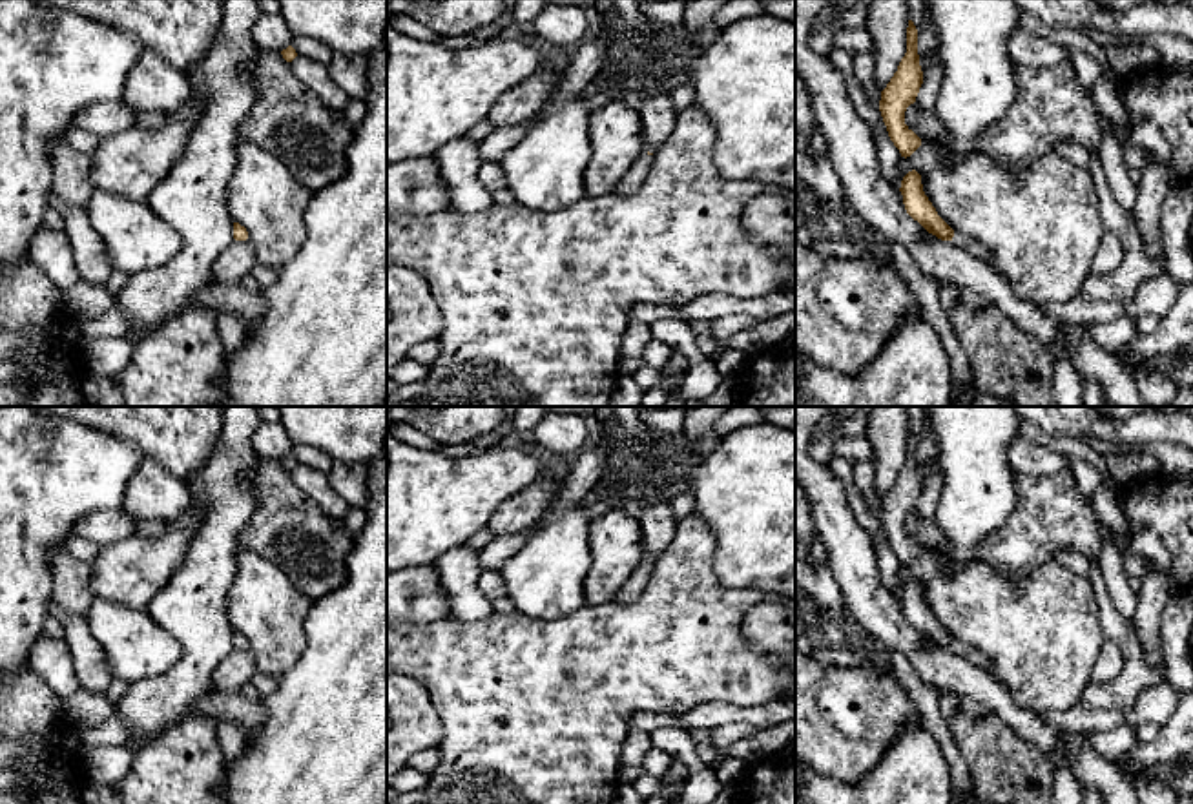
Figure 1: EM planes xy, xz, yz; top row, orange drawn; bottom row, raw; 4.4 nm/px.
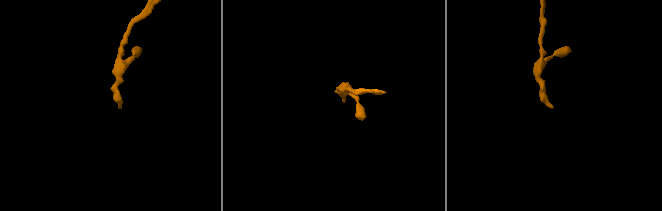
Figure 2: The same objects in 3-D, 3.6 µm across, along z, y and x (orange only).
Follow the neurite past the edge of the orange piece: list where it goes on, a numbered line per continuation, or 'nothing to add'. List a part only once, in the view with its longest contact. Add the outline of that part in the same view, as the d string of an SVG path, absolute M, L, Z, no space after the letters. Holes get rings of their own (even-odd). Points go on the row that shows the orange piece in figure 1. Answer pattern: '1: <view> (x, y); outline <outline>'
1: yz (960, 239); outline M954 230L954 237L950 242L954 246L969 252L970 255L978 257L980 261L983 261L987 264L991 264L991 261L992 261L992 252L987 246L976 242L974 239L970 239L969 235L965 235L961 232Z

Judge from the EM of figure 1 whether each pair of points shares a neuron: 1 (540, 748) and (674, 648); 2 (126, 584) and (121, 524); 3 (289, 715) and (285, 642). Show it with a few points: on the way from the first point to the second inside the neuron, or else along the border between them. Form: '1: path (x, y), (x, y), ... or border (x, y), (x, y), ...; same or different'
1: path (573, 715), (630, 659), (641, 659); same
2: border (134, 533), (103, 547); different
3: border (307, 633), (303, 655), (278, 679); different

